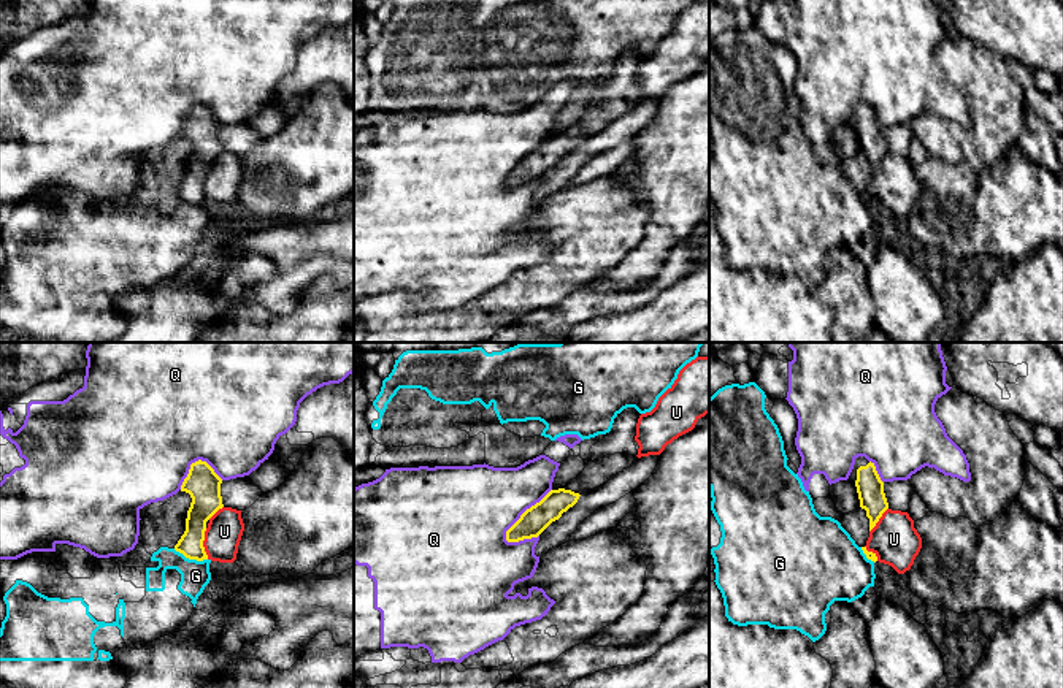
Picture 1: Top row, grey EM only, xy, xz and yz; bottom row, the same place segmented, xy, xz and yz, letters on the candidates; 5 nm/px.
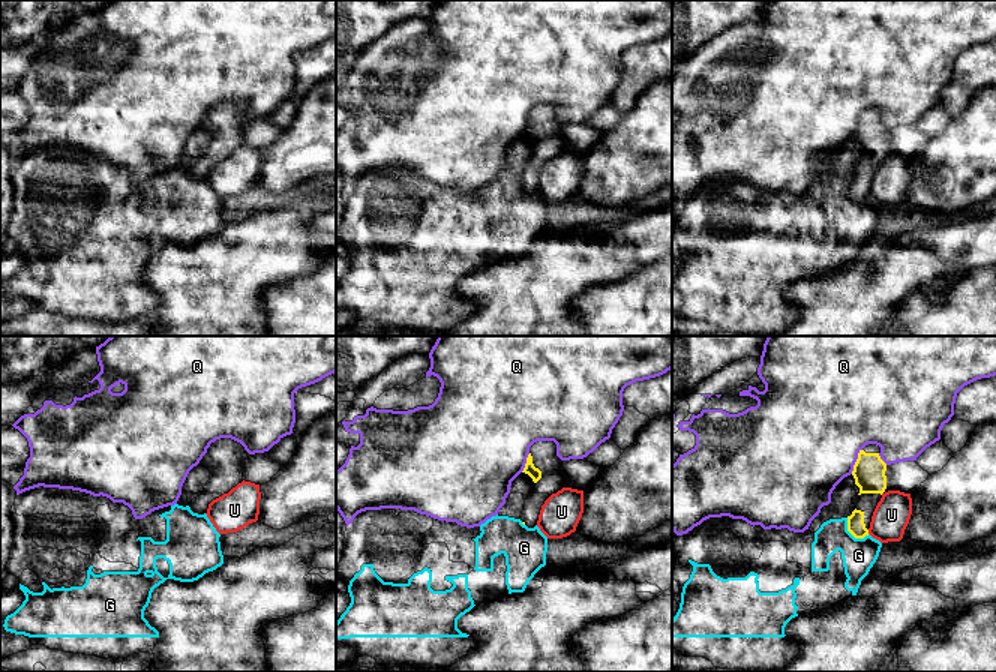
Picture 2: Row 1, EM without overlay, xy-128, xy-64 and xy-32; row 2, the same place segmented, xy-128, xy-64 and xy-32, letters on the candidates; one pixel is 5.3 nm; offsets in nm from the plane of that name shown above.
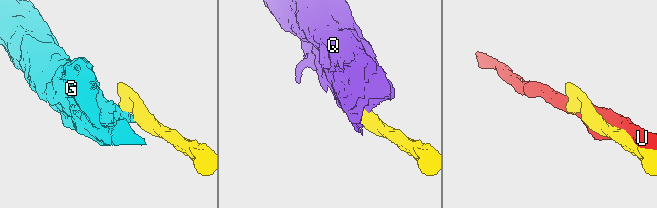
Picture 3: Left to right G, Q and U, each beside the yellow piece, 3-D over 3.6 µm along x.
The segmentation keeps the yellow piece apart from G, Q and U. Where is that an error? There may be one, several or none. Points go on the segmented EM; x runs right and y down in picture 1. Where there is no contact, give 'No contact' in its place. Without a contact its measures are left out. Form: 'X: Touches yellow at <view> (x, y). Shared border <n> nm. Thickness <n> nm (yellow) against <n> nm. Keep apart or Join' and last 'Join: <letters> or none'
G: Touches yellow at xy (191, 558). Shared border 190 nm. Thickness 130 nm (yellow) against 150 nm. Keep apart
Q: Touches yellow at xz (522, 514). Shared border 360 nm. Thickness 140 nm (yellow) against 400 nm. Keep apart
U: Touches yellow at xy (202, 544). Shared border 160 nm. Thickness 150 nm (yellow) against 180 nm. Keep apart
Join: none

